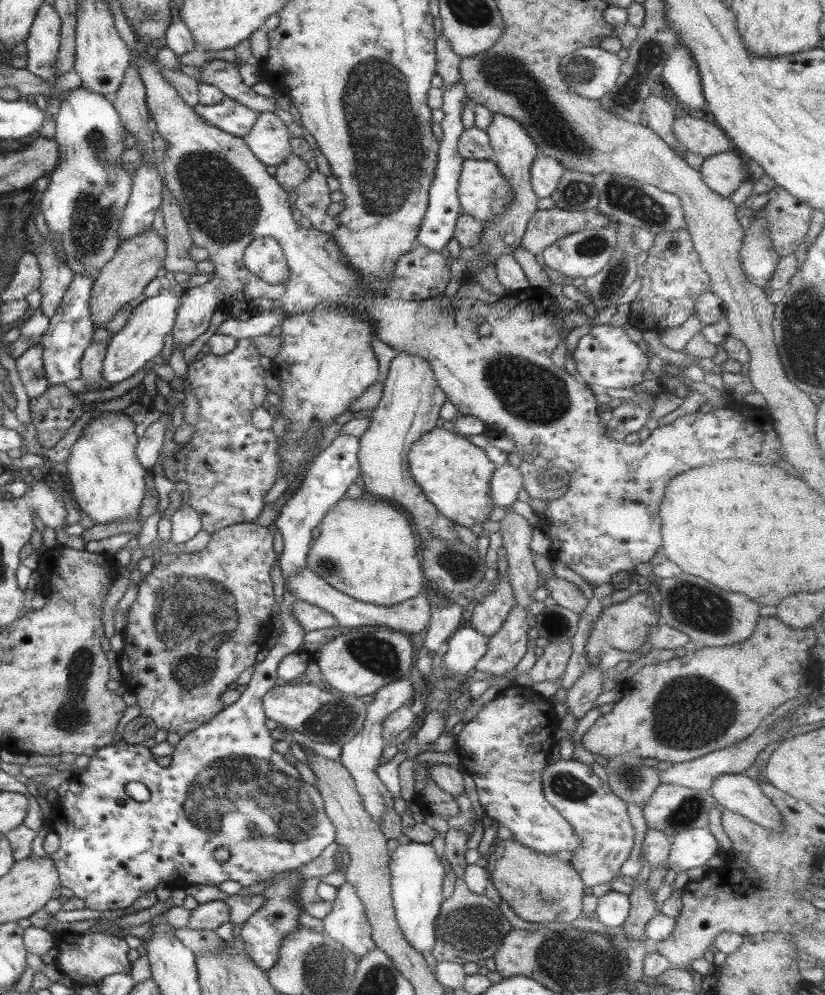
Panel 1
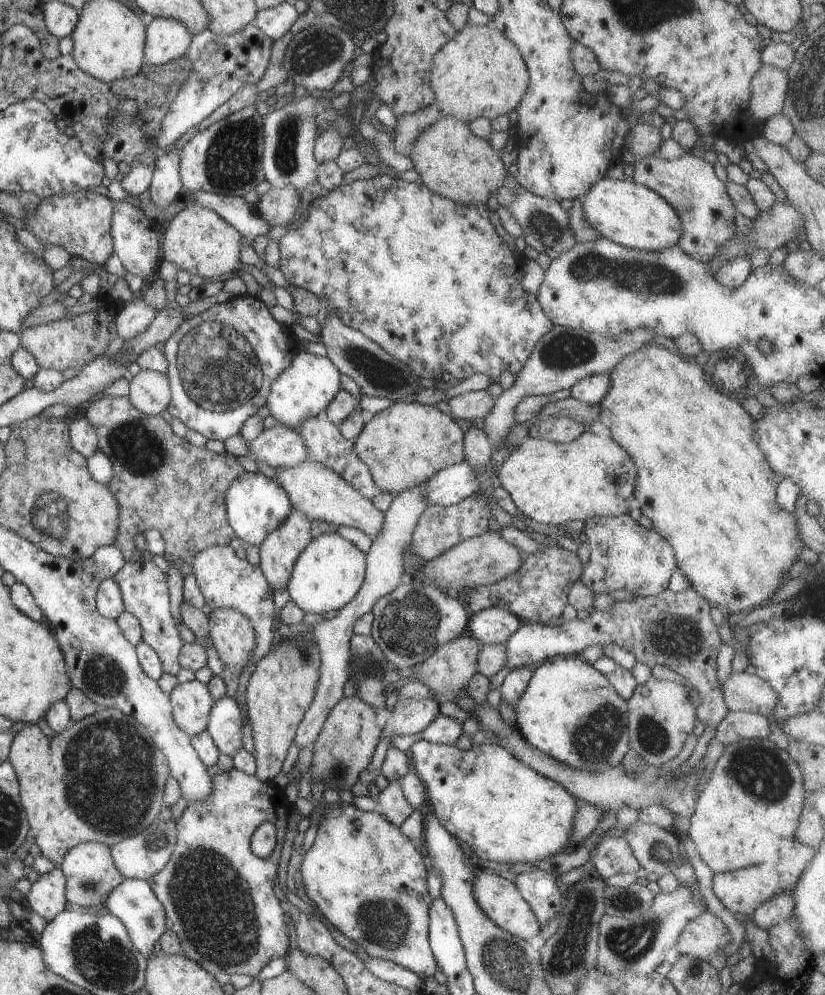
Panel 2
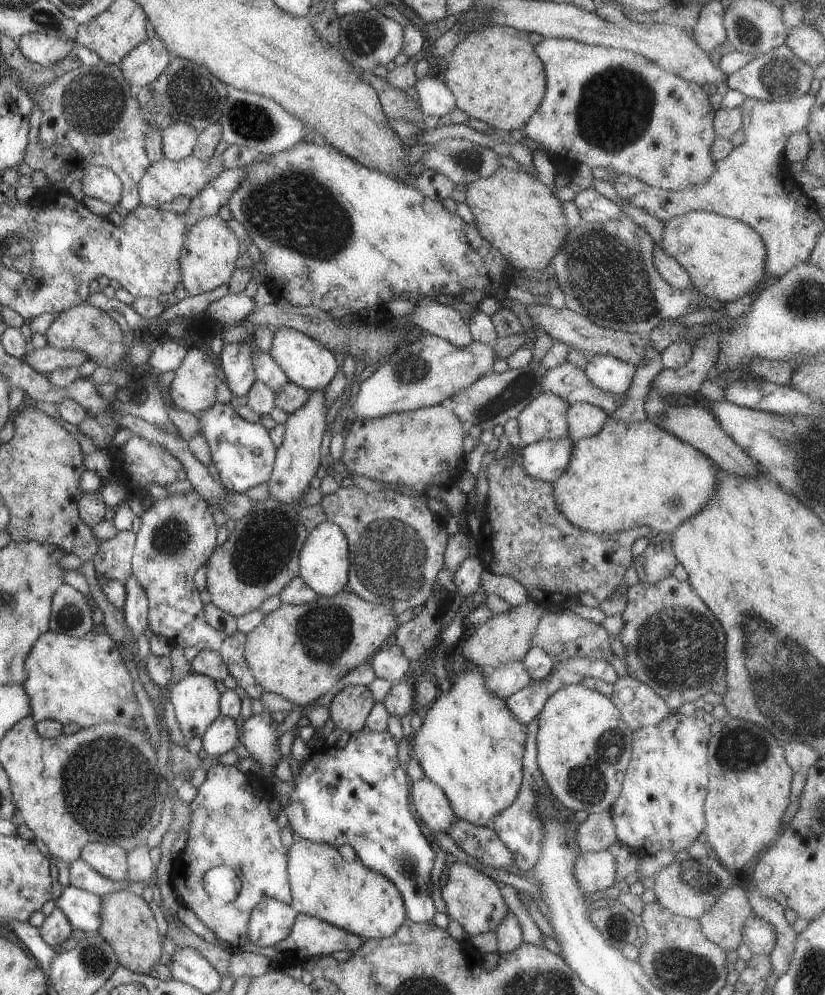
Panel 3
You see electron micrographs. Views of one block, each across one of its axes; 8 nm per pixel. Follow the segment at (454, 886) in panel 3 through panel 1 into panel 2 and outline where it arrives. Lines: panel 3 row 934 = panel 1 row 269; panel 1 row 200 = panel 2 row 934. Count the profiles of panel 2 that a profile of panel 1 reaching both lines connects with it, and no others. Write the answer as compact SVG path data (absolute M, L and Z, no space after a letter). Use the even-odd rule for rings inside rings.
M477 872L473 878L473 898L481 912L497 924L504 932L527 942L535 942L536 935L540 932L539 924L521 894L517 891L515 884L500 878L495 873Z

